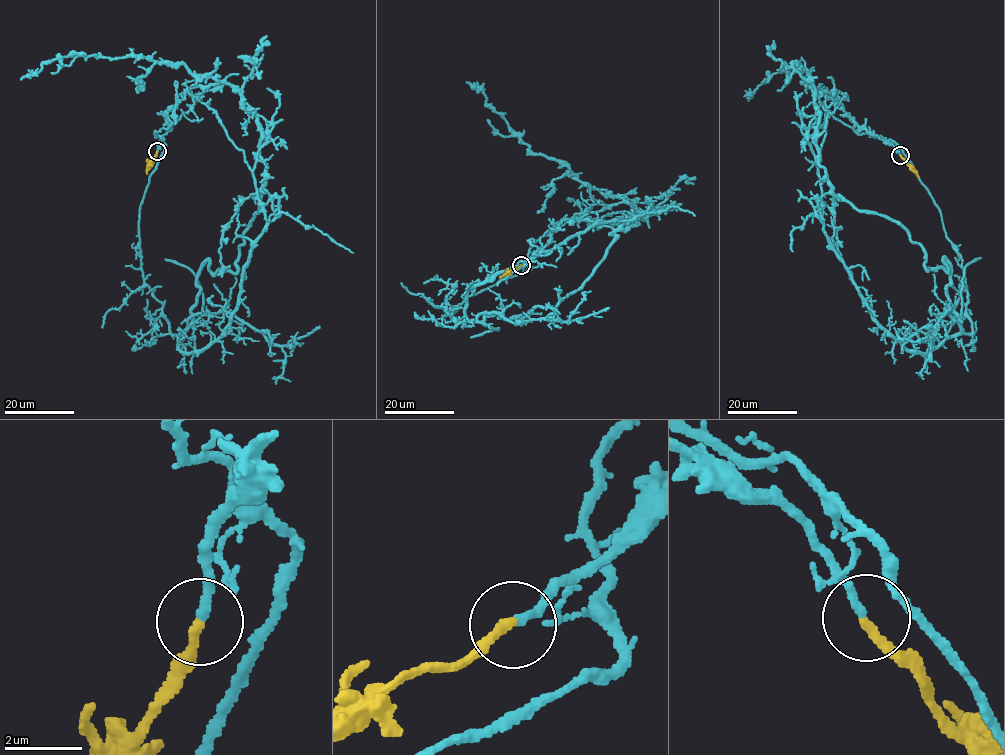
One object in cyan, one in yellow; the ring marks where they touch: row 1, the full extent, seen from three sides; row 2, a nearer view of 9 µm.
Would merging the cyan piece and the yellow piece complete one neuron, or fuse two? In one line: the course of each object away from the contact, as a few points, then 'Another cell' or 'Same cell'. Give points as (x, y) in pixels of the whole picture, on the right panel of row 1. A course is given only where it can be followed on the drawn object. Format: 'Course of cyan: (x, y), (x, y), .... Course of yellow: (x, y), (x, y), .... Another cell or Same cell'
Course of cyan: (901, 154), (899, 146), (960, 257), (972, 331), (963, 332), (944, 312), (949, 309), (931, 339), (904, 320). Course of yellow: (901, 155), (919, 177). Same cell

